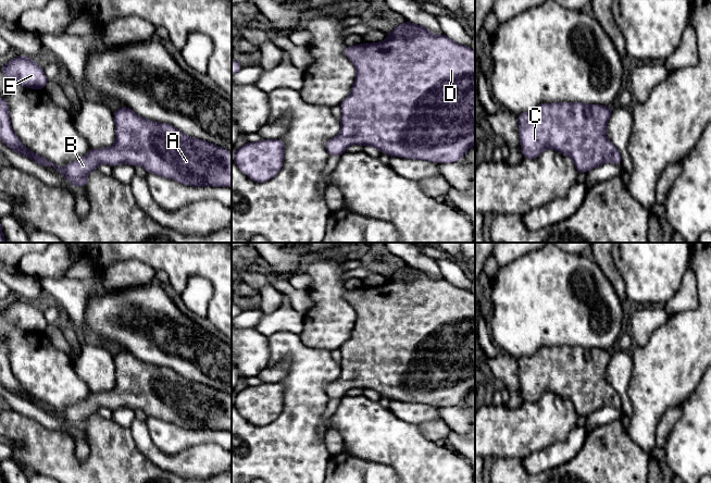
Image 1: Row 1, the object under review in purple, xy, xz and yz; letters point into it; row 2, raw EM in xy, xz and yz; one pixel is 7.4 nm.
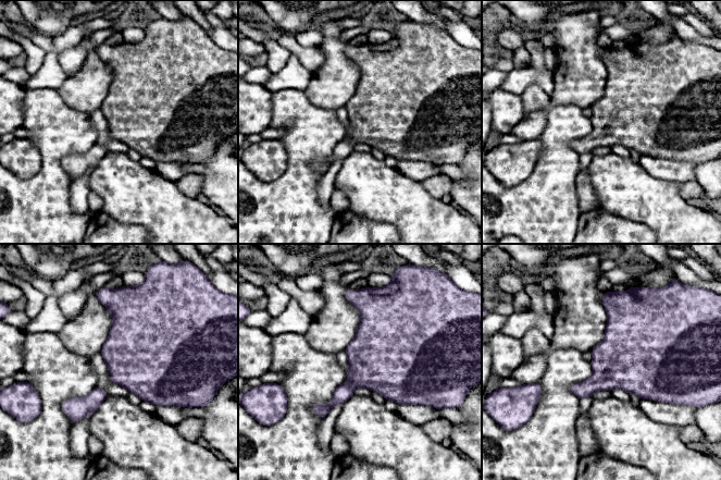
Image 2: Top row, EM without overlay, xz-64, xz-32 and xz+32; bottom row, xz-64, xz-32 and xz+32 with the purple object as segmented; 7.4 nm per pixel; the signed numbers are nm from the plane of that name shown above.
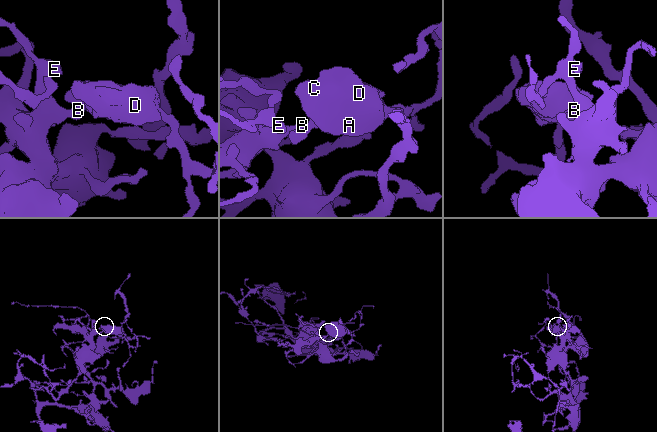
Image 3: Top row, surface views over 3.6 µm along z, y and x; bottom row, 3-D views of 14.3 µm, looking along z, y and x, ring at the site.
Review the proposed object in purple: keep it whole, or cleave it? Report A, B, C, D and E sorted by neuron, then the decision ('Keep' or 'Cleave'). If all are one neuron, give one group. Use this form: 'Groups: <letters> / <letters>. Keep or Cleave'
Groups: A B C D E. Keep

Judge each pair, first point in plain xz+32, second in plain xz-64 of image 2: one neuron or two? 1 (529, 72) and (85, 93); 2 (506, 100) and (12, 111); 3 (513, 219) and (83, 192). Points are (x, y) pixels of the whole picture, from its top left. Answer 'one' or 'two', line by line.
1: two
2: one
3: two

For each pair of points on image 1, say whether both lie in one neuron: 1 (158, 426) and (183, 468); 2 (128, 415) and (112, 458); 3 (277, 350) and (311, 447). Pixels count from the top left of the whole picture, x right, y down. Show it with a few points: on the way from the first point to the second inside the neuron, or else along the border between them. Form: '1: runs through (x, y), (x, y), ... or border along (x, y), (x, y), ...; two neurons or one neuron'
1: border along (152, 440), (169, 454), (177, 454), (198, 445); two neurons
2: border along (112, 420), (128, 429); two neurons
3: runs through (303, 367), (303, 420); one neuron

